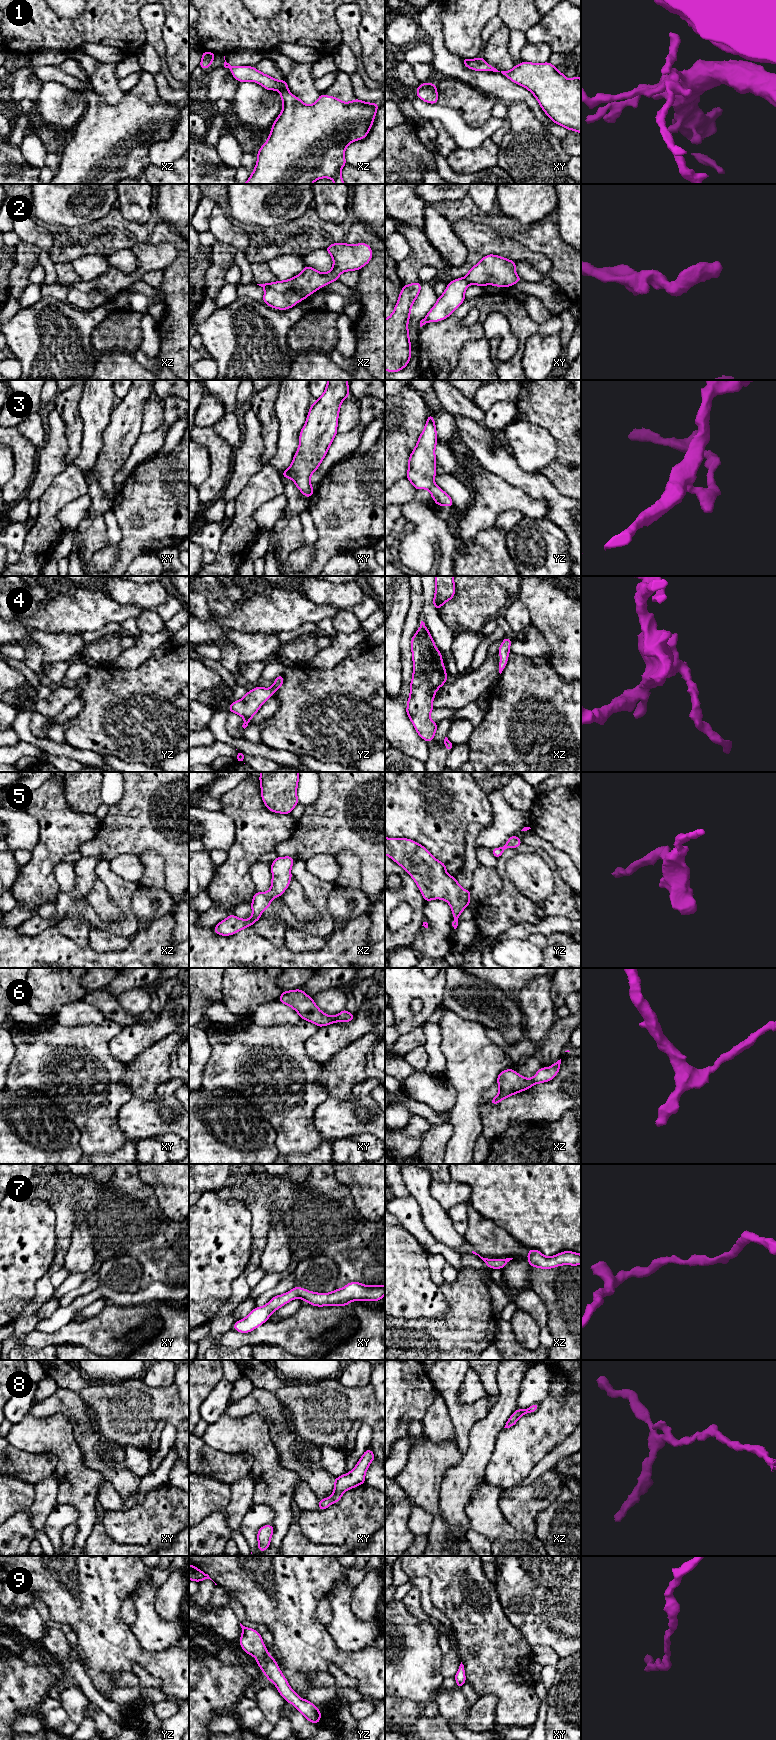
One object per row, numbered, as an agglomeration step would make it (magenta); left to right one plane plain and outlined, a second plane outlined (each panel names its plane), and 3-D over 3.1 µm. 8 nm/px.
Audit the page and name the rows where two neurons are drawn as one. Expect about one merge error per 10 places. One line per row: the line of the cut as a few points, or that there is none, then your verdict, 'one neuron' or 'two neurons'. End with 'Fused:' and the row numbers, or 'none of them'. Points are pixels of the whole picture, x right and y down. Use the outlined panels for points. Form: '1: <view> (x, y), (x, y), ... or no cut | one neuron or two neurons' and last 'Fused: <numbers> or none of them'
1: no cut | one neuron
2: no cut | one neuron
3: no cut | one neuron
4: no cut | one neuron
5: no cut | one neuron
6: no cut | one neuron
7: no cut | one neuron
8: no cut | one neuron
9: no cut | one neuron
Fused: none of them

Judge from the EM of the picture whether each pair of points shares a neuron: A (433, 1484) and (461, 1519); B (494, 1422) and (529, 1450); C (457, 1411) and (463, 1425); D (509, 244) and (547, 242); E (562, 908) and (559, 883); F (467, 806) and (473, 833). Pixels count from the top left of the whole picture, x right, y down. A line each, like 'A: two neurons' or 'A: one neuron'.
A: two neurons
B: two neurons
C: one neuron
D: two neurons
E: one neuron
F: two neurons

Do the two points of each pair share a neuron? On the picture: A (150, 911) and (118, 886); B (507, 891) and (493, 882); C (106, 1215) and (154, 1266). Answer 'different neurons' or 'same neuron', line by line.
A: different neurons
B: different neurons
C: same neuron

